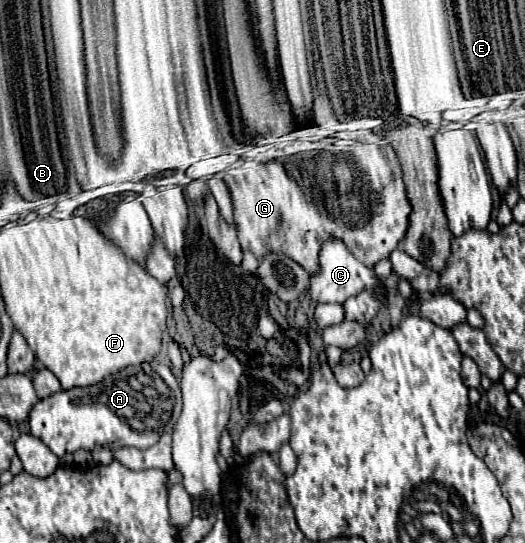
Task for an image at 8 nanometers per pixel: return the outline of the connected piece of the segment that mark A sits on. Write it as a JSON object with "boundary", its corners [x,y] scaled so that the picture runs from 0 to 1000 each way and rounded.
{"boundary":[[[244,674],[217,689],[217,696],[202,696],[179,711],[168,715],[137,715],[110,722],[88,737],[76,737],[61,759],[57,759],[57,796],[61,803],[76,807],[107,840],[122,840],[126,832],[145,829],[179,829],[183,818],[217,818],[217,825],[229,821],[255,821],[255,825],[286,825],[293,821],[305,803],[331,788],[335,766],[347,759],[347,726],[339,715],[339,696],[328,689],[328,681],[309,678],[305,696],[312,700],[316,715],[301,715],[293,689],[282,689],[270,674]]]}

